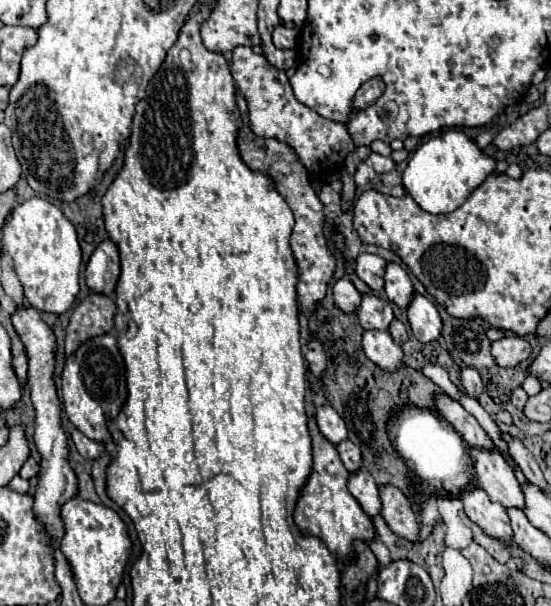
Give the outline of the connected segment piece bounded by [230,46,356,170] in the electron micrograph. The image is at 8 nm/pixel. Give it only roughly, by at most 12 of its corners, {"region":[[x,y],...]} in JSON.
{"region":[[250,46],[230,70],[250,130],[306,170],[356,150],[346,126],[296,102],[286,72]]}

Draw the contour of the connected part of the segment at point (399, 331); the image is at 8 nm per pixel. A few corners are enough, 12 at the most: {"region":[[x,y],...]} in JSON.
{"region":[[392,322],[388,332],[398,344],[408,340],[404,324]]}

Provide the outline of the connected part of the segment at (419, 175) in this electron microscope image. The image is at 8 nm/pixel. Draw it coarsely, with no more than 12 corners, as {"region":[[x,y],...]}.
{"region":[[460,130],[424,142],[402,184],[430,214],[456,210],[492,174]]}

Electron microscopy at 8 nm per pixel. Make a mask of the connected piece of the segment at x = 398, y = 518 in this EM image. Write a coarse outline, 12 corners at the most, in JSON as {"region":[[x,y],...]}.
{"region":[[396,486],[380,498],[390,530],[418,542],[420,522],[410,500]]}

